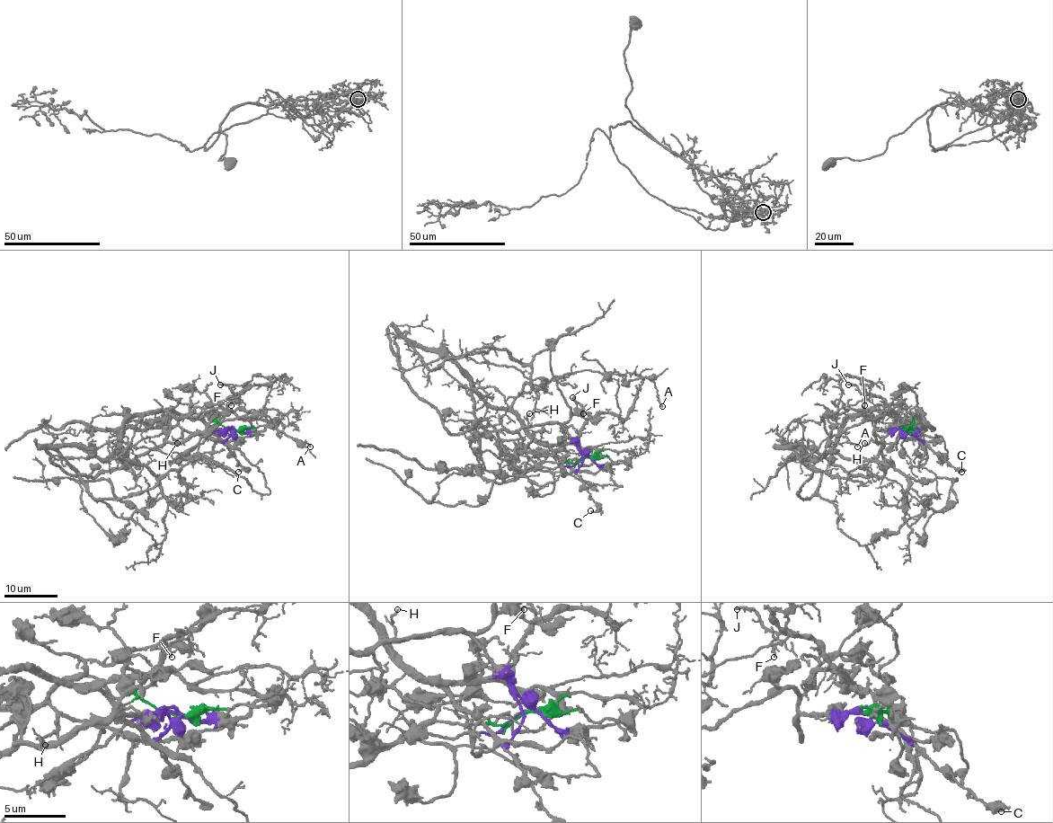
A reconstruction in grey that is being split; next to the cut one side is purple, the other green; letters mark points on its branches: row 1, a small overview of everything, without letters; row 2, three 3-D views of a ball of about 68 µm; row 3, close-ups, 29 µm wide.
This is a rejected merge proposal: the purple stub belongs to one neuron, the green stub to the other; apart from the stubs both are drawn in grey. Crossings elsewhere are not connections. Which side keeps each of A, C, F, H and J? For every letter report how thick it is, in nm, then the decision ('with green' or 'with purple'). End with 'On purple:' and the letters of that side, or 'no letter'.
A: 130 nm thick; with purple
C: 160 nm thick; with purple
F: 160 nm thick; with green
H: 170 nm thick; with purple
J: 240 nm thick; with green
On purple: A, C, H

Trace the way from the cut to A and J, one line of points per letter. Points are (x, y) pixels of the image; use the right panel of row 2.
A: (909, 429), (877, 429), (871, 419), (863, 419), (832, 435), (823, 415), (832, 427), (829, 438), (857, 446)
J: (909, 429), (915, 425), (912, 422), (907, 425), (880, 397), (863, 394), (856, 385), (848, 384)

